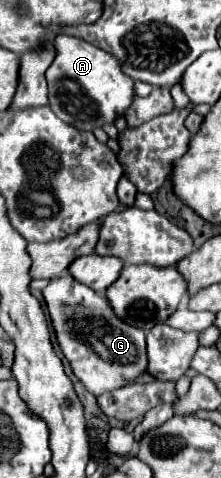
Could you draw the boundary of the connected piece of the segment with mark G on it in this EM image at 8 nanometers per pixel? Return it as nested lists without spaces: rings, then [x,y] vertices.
[[[70,273],[52,279],[42,289],[48,315],[58,339],[58,345],[68,359],[74,375],[92,393],[100,395],[116,387],[124,387],[146,371],[146,337],[138,327],[122,321],[110,307],[106,295],[98,295]]]

